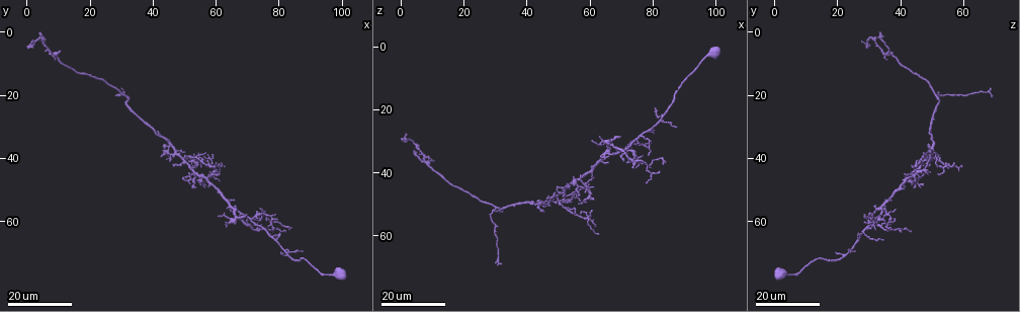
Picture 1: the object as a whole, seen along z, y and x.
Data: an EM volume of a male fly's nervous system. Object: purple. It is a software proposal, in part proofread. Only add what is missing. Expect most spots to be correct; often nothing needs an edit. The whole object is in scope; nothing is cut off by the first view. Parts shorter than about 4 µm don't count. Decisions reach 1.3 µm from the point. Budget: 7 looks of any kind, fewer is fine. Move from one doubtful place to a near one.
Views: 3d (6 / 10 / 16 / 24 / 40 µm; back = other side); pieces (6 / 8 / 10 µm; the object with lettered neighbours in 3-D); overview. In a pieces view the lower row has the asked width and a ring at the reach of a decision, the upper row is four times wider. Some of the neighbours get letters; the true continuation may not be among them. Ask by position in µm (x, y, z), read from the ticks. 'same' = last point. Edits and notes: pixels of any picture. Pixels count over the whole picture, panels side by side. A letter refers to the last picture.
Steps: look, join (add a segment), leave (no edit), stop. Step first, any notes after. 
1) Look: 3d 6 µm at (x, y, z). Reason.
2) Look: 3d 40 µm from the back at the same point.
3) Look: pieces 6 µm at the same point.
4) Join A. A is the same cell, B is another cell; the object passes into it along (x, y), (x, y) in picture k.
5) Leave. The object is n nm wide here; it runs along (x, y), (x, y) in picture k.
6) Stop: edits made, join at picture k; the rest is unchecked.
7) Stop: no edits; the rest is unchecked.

Look: 3d 16 µm at (66.0, 54.5, 31.5). Branch stops here.

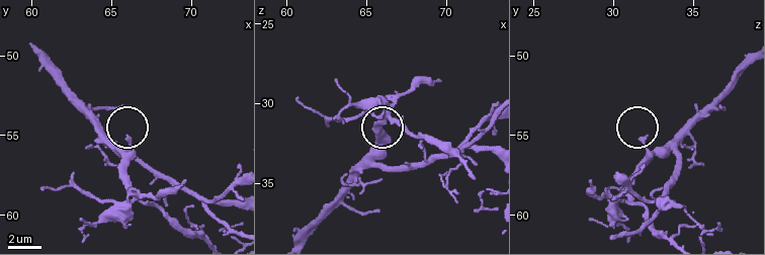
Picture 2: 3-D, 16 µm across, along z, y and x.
Look: pieces 8 µm at (66.2, 55.3, 31.9).

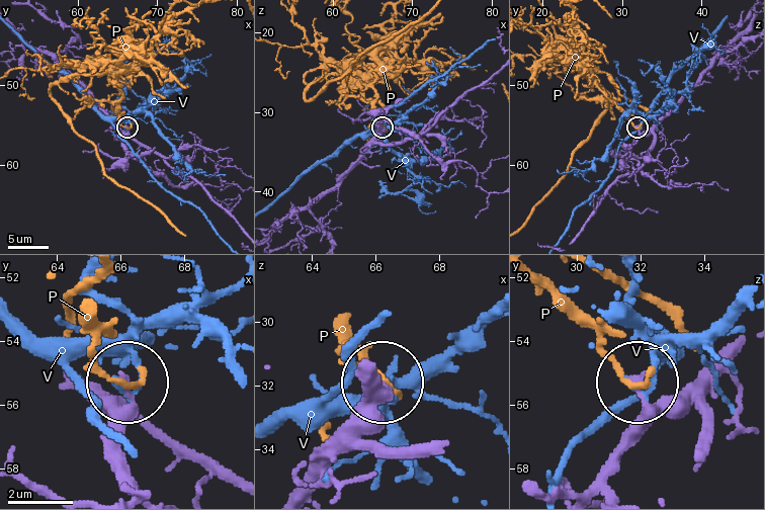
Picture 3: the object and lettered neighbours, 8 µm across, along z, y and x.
Leave. P and V are other cells; none of them fits.

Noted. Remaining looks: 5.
Look: 3d 16 µm at (2.0, 2.5, 27.5).

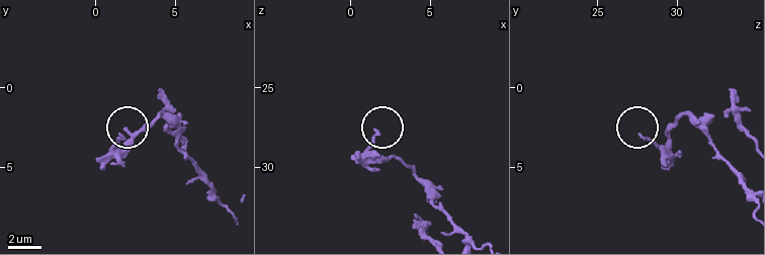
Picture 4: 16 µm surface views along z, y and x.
Look: pieces 6 µm at (1.7, 2.9, 27.8). See the neighbours.

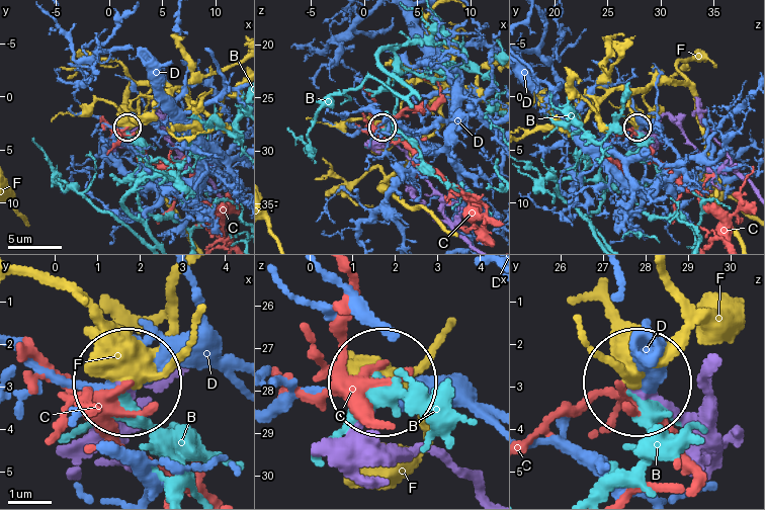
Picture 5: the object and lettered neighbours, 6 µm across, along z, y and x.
Leave. The object is 150 nm wide here; B, C, D and F are other cells; it runs along (712, 367), (690, 411), (640, 393) in picture 5; no lettered segment goes on from it.

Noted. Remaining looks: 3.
Look: 3d 24 µm at (11.0, 6.5, 36.5). An open end.

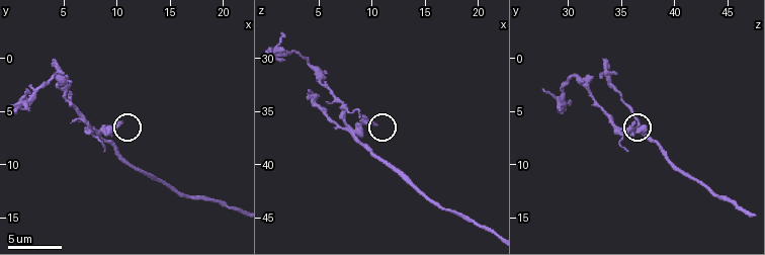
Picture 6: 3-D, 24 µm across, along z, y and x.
Look: pieces 6 µm at (10.4, 6.2, 36.0). What lies round it.

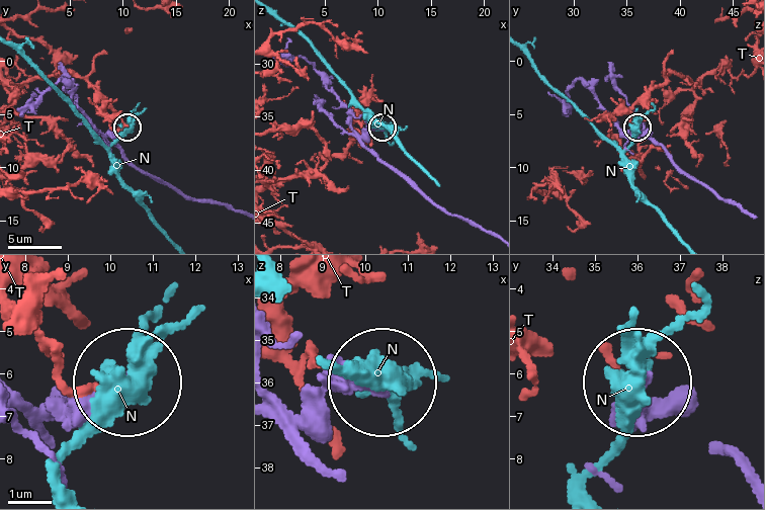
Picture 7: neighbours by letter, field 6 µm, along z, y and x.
Leave. The object is 180 nm wide here; N and T are other cells; it runs along (493, 236), (444, 213), (385, 165), (362, 141), (380, 130) in picture 7; no lettered segment goes on from it.

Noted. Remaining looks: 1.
Look: pieces 6 µm at (4.0, 0.0, 33.6). An open end.

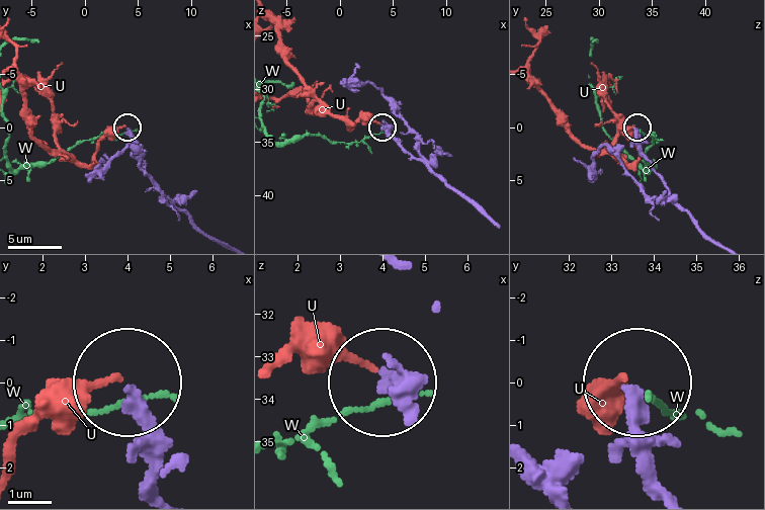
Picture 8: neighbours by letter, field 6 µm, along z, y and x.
Leave. U and W are other cells; it runs along (158, 491), (130, 386) in picture 8; none of them fits.

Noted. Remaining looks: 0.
Stop: no edits; the rest is unchecked.

